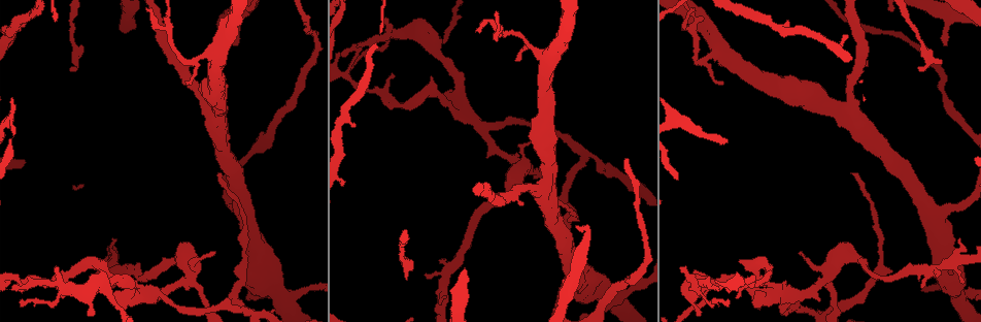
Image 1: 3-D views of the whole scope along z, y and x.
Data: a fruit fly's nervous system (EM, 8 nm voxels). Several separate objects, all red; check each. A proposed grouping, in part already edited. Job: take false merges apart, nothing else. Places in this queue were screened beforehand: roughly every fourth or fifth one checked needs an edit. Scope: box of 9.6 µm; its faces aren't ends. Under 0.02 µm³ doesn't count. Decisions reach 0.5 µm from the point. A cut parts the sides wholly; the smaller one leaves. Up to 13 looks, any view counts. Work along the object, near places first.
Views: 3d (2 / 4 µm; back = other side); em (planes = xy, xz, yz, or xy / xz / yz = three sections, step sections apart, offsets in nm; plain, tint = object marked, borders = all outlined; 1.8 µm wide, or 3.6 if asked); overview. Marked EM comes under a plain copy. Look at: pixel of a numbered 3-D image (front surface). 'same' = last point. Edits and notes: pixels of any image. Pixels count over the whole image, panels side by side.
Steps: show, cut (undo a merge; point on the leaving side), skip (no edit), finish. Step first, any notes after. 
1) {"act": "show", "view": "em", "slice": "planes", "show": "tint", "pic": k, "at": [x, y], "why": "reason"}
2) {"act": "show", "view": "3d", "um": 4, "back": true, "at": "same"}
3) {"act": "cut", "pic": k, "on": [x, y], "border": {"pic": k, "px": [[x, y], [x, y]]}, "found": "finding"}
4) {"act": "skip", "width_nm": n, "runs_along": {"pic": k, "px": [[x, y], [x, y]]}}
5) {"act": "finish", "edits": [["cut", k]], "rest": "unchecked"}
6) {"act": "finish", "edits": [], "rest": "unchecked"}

{"act": "show", "view": "3d", "um": 2, "pic": 1, "at": [137, 291], "why": "four-way junction"}

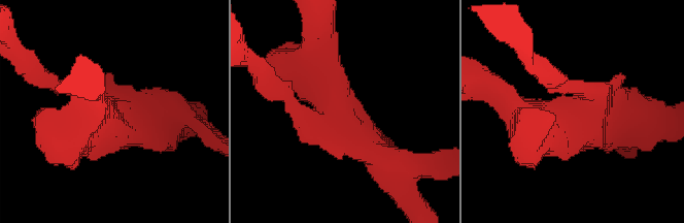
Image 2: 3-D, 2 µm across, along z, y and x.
{"act": "show", "view": "em", "slice": "planes", "show": "tint", "pic": 2, "at": [340, 122], "why": "now the EM"}

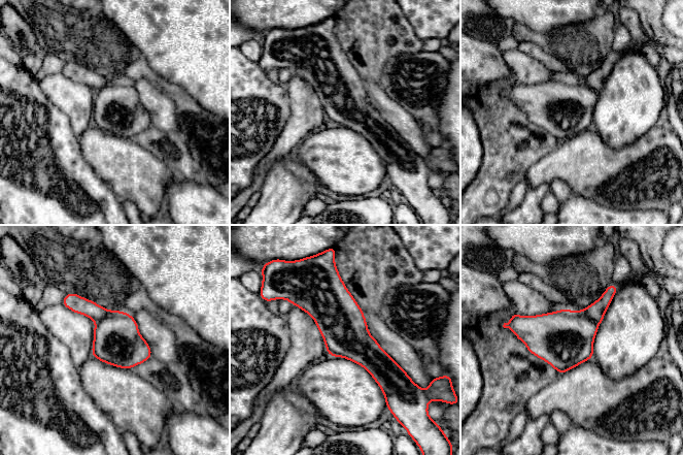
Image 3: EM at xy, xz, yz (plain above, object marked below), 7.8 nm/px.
{"act": "cut", "pic": 3, "on": [595, 311], "width_nm": 360, "found": "a second neuron is stuck on"}

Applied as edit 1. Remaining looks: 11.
{"act": "show", "view": "overview", "why": "see it whole again"}

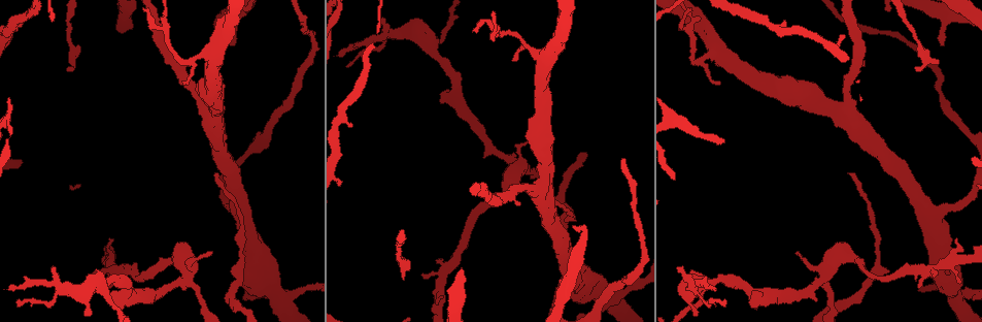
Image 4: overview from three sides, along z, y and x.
{"act": "show", "view": "3d", "um": 4, "pic": 4, "at": [277, 293], "why": "small branch off a trunk"}

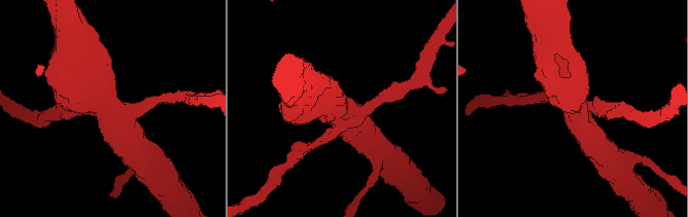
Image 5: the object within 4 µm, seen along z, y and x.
{"act": "show", "view": "em", "slice": "planes", "show": "tint", "pic": 5, "at": [339, 115], "why": "need the tissue"}

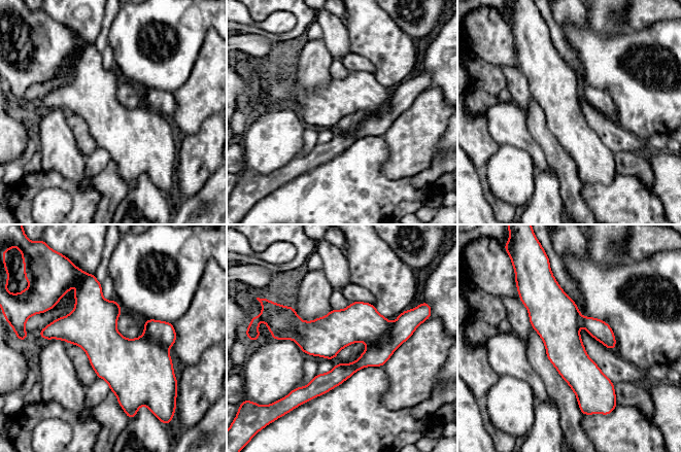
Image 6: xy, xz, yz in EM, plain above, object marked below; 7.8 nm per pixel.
{"act": "cut", "pic": 6, "on": [377, 355], "part_leaving": {"pic": 6, "px": [[400, 318], [376, 355], [306, 389]]}, "found": "a second neuron is stuck on"}

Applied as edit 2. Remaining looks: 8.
{"act": "show", "view": "overview"}

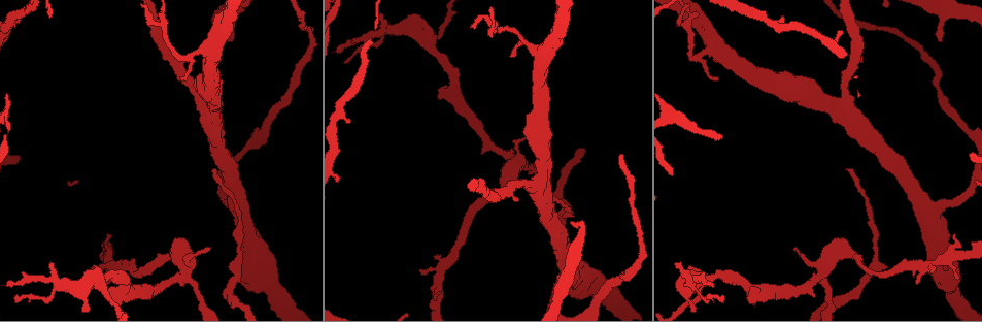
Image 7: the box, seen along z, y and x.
{"act": "show", "view": "em", "slice": "planes", "show": "tint", "pic": 7, "at": [211, 111]}

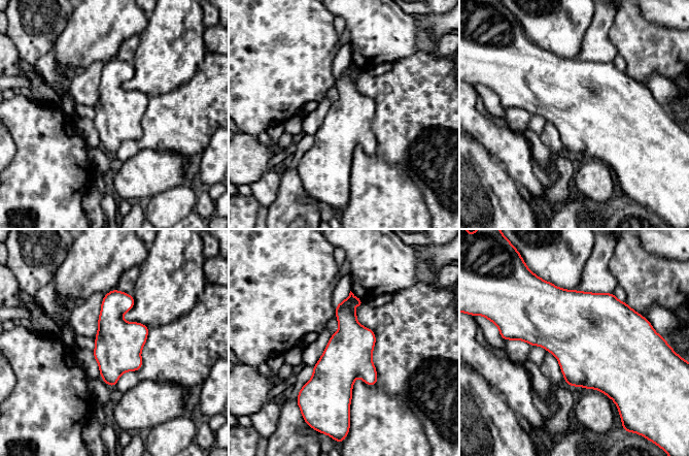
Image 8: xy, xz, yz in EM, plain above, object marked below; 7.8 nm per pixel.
{"act": "skip", "width_nm": 360, "found": "all the same neuron"}

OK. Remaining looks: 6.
{"act": "show", "view": "3d", "um": 2, "pic": 7, "at": [190, 56], "why": "calibre changes"}

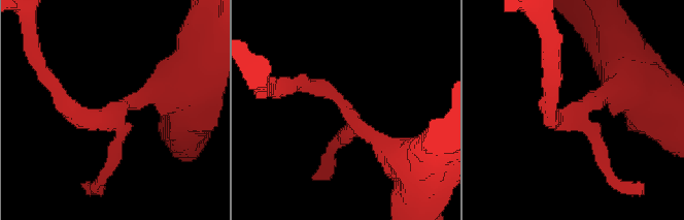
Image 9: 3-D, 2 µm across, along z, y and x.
{"act": "show", "view": "em", "slice": "xy", "step": 16, "show": "tint", "pic": 9, "at": [110, 113], "why": "shape alone is not enough"}

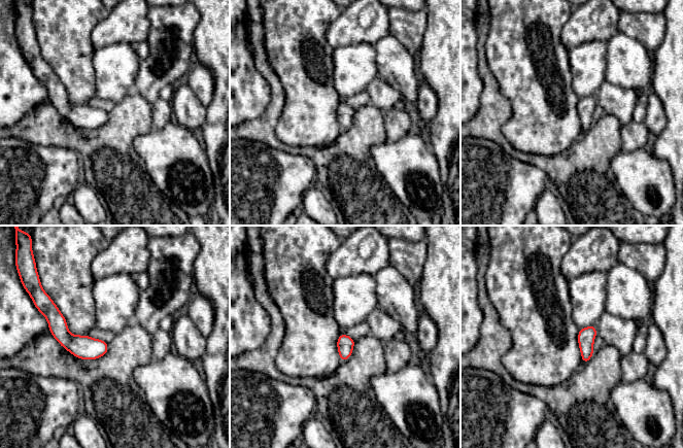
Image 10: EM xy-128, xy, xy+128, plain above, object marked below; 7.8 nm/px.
{"act": "skip", "found": "continuous, no second neuron"}

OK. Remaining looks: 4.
{"act": "finish", "edits": [["cut", 3], ["cut", 6]], "rest": "unchecked"}

